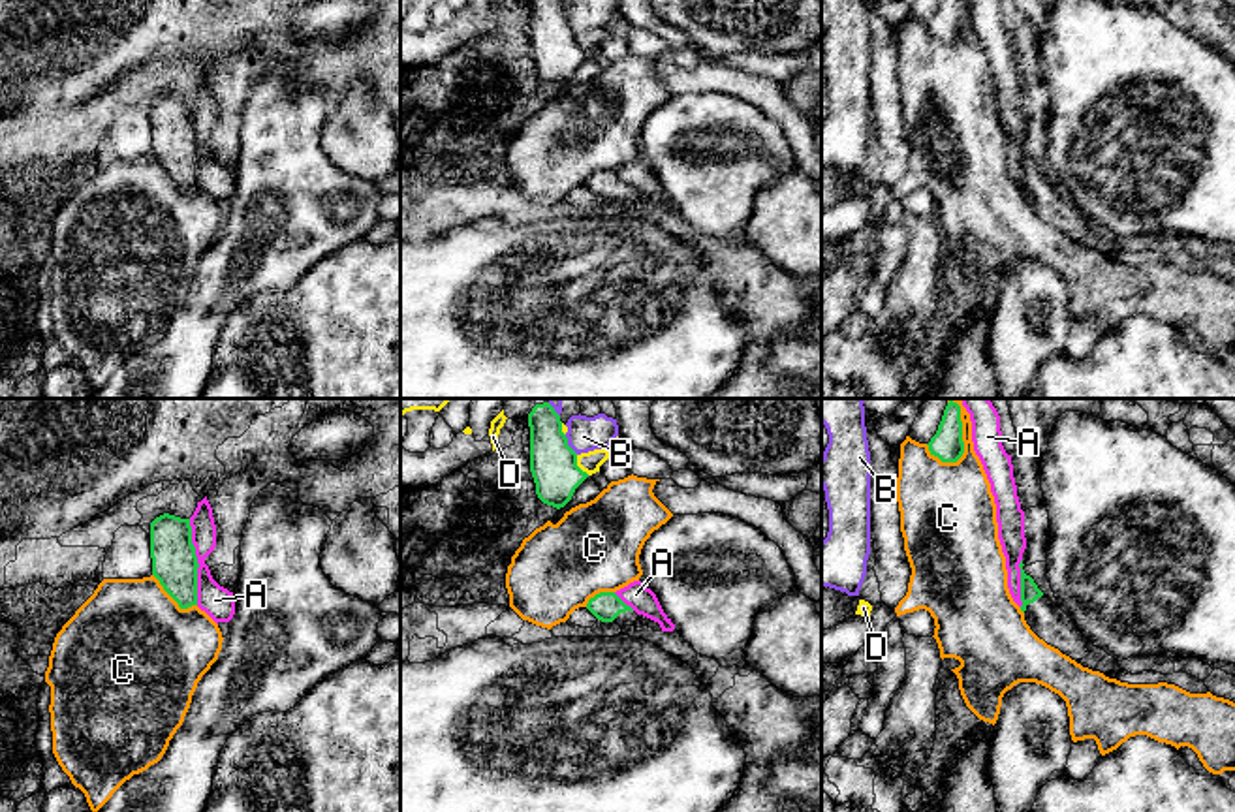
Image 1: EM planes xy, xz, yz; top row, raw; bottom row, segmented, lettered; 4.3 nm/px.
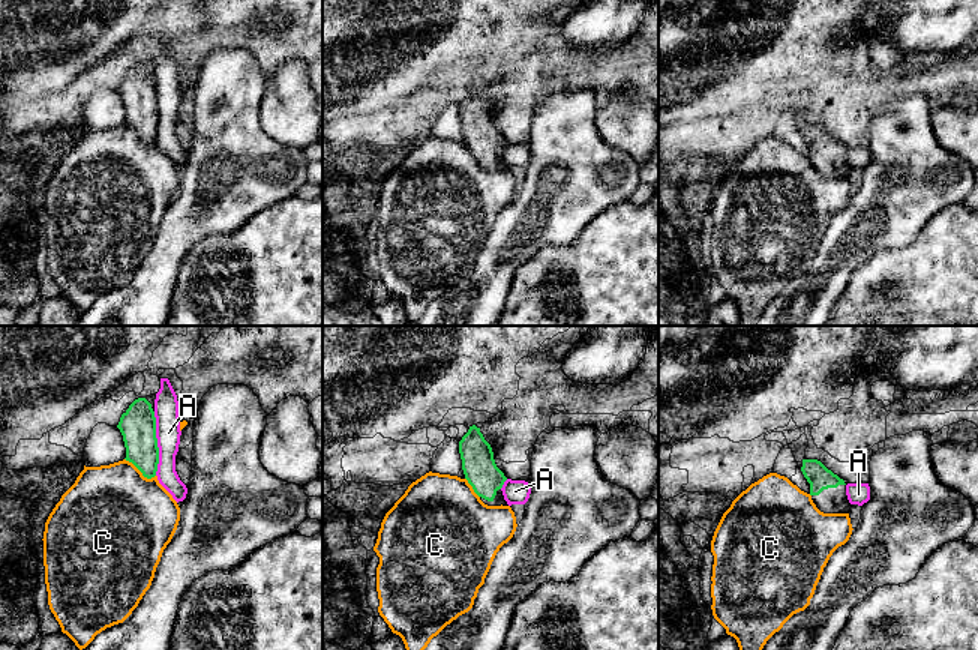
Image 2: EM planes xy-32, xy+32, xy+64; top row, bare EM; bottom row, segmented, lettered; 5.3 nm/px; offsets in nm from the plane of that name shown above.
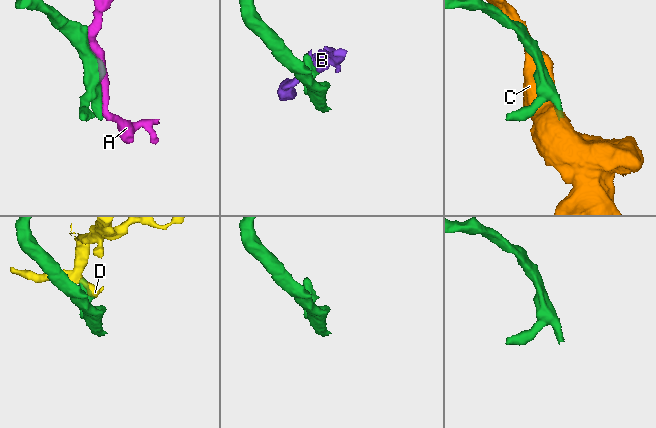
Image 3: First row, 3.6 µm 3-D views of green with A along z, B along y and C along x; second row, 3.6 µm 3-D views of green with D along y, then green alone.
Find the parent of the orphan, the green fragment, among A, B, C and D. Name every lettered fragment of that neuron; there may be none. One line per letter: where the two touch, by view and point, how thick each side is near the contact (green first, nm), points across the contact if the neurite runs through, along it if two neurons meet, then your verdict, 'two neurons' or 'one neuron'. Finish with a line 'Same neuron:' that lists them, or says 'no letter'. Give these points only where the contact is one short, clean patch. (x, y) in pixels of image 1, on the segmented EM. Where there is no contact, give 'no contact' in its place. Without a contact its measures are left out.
A: xy (196, 562) | 190/140 nm | two neurons
B: xz (566, 444) | 200/150 nm | along xz (564, 435), (578, 453) | two neurons
C: yz (961, 437) | 140/280 nm | two neurons
D: xz (578, 467) | 200/90 nm | along xz (576, 455), (576, 463), (589, 474) | two neurons
Same neuron: no letter

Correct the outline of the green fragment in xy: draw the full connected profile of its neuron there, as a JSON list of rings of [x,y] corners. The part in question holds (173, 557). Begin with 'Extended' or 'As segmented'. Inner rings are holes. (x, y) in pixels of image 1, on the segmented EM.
As segmented. [[[169,513],[150,523],[152,575],[180,609],[197,605],[197,556],[190,519]]]

